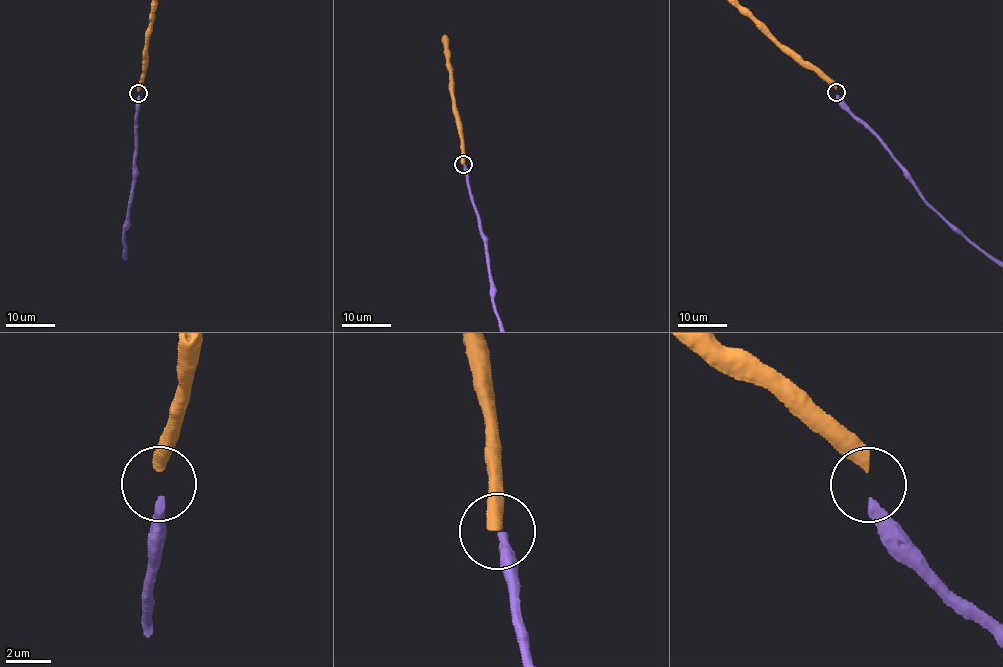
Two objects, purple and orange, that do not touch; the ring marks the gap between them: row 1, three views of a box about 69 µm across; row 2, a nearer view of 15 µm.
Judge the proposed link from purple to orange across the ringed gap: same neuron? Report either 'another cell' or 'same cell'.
another cell

